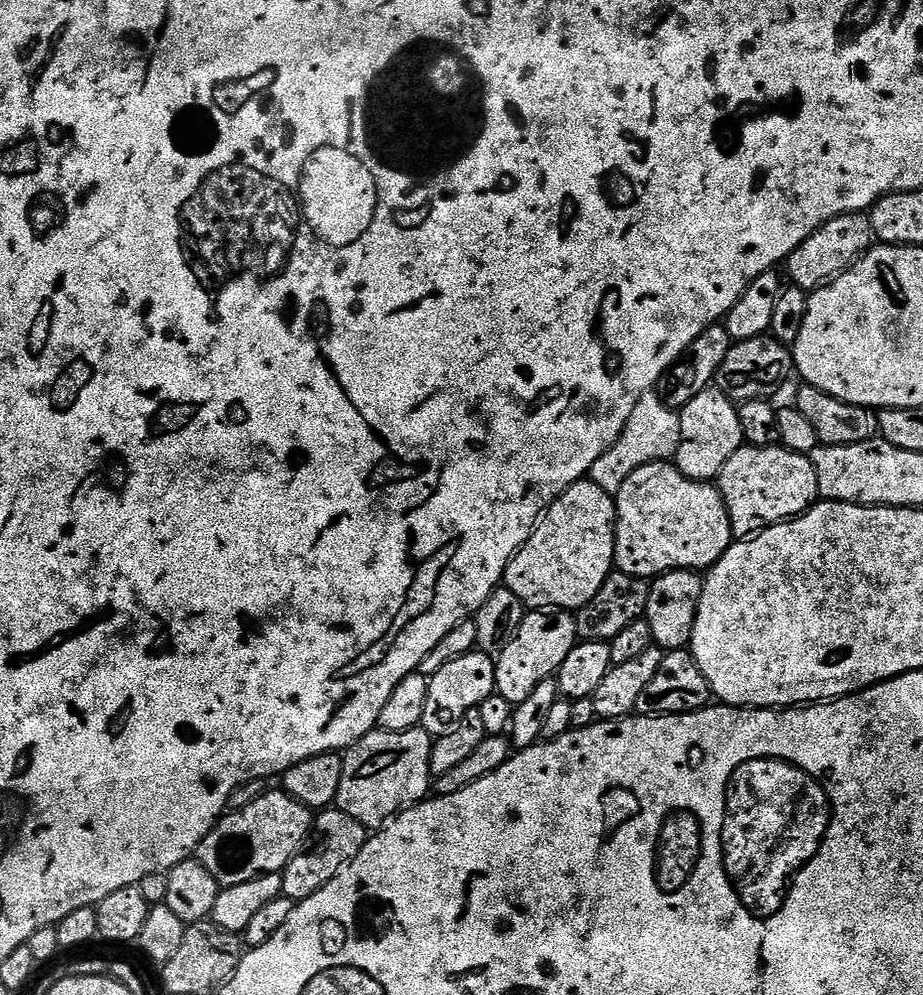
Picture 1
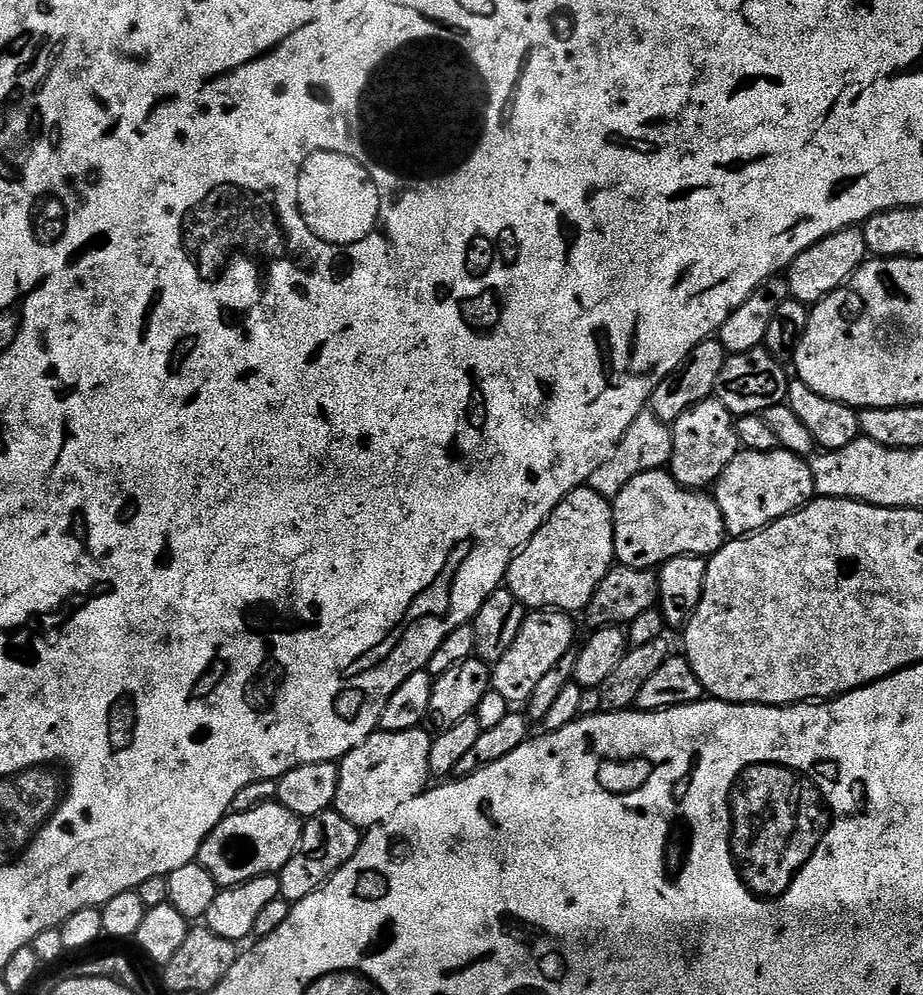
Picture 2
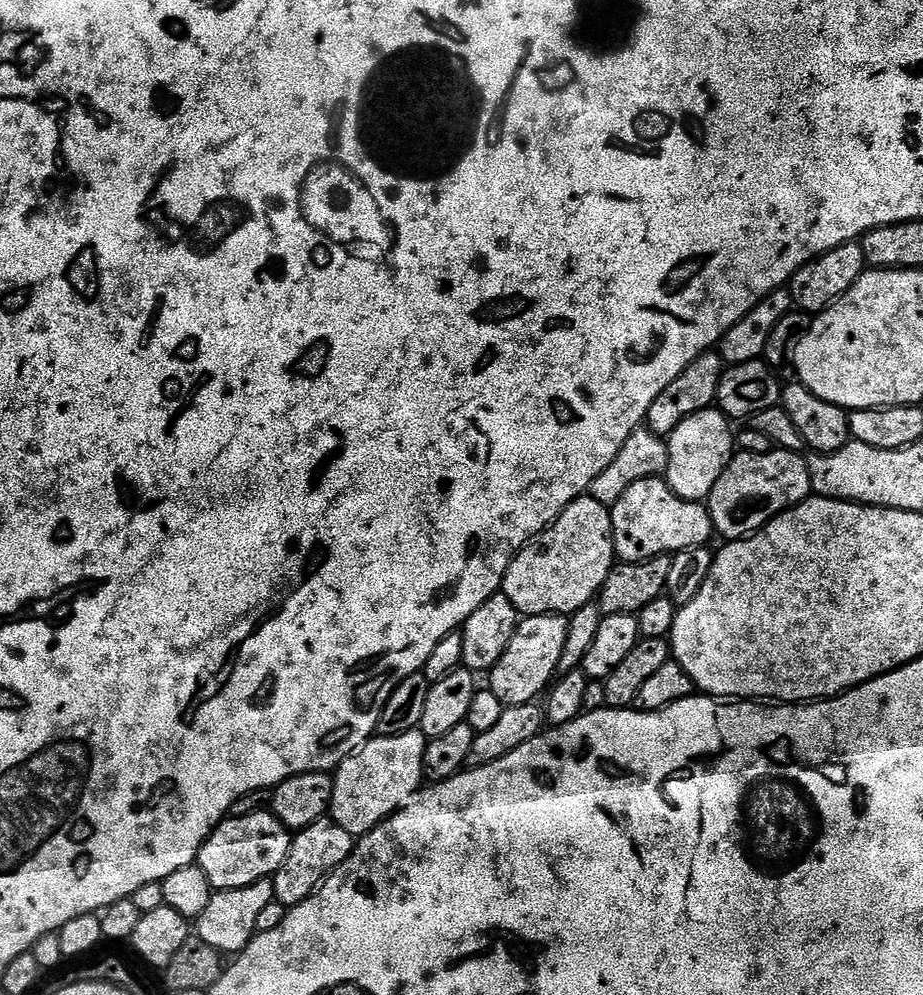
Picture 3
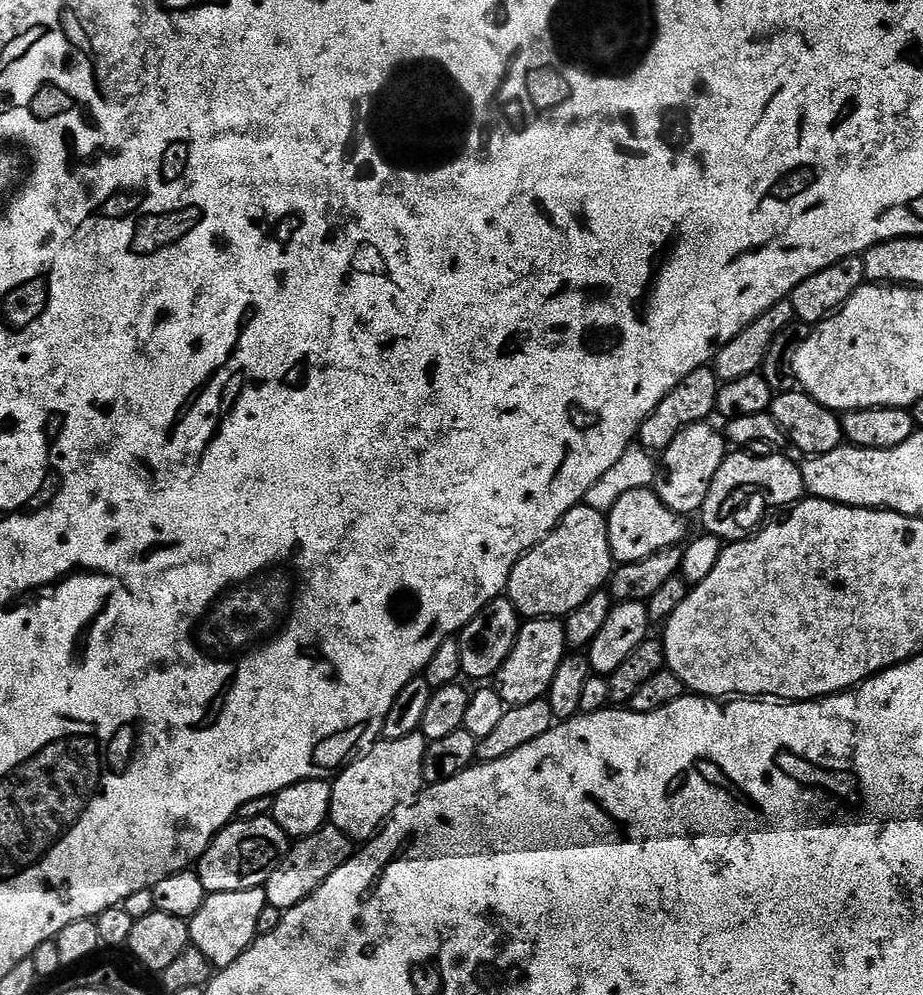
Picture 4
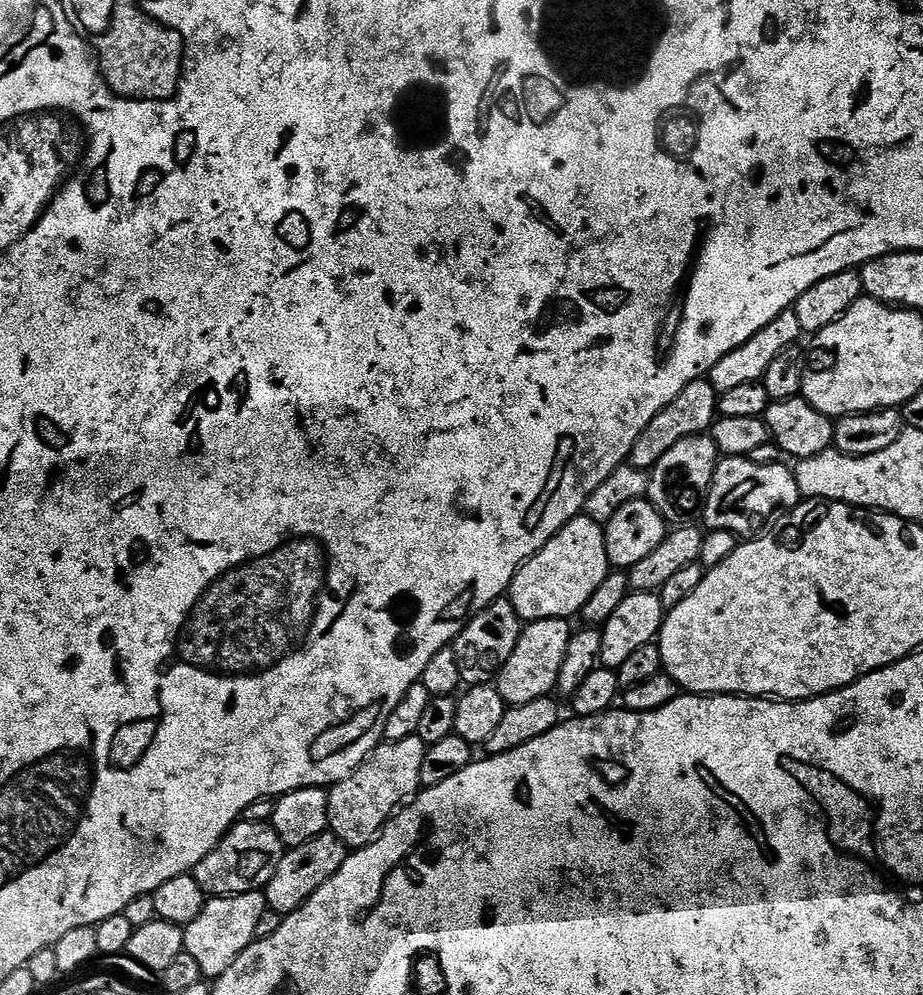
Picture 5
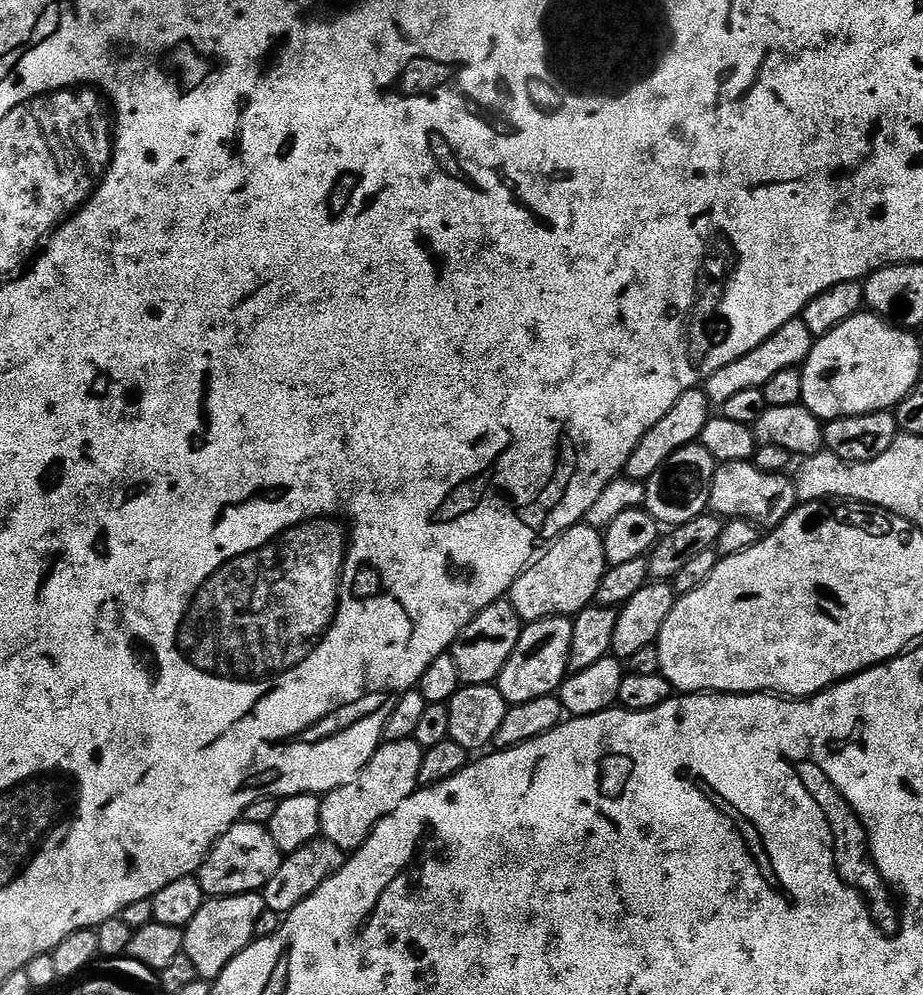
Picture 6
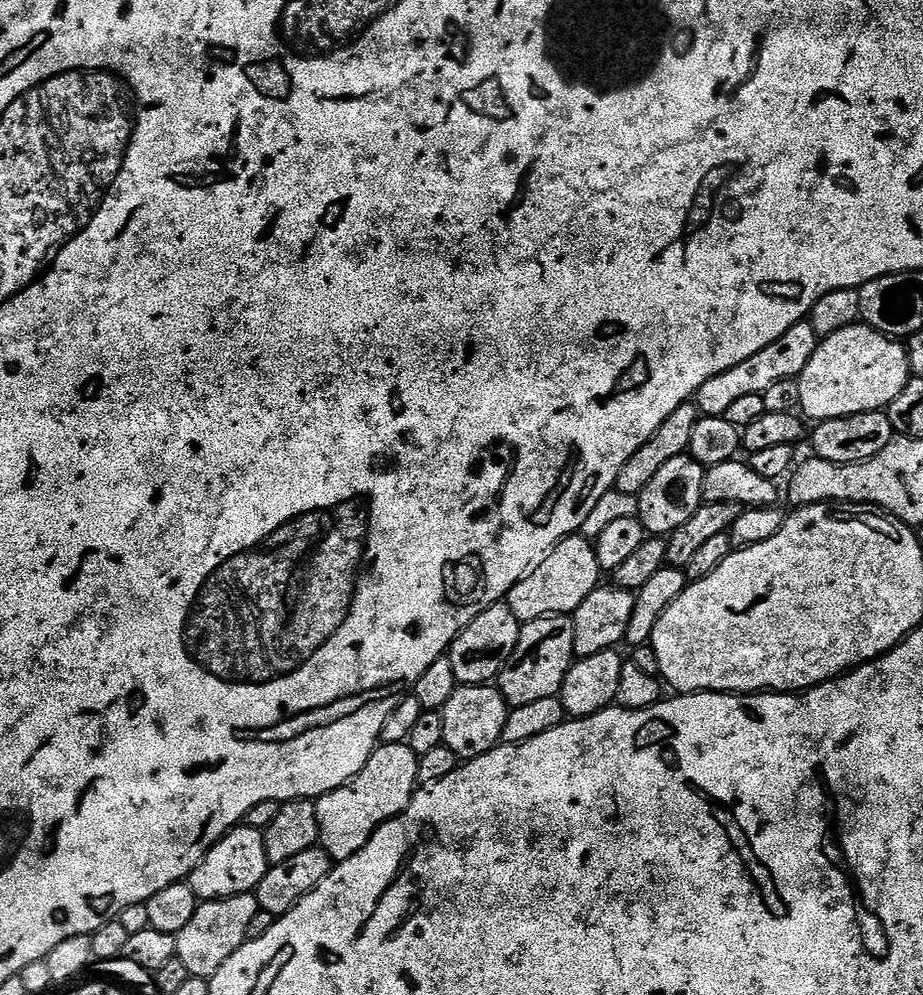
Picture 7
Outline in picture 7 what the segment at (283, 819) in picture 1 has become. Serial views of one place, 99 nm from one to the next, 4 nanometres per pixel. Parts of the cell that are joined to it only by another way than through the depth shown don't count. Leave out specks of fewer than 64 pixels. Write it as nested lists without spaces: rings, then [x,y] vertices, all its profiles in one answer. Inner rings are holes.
[[[237,826],[227,832],[219,842],[203,856],[192,871],[190,883],[197,901],[221,900],[231,896],[255,893],[256,887],[268,872],[264,833],[259,828]]]

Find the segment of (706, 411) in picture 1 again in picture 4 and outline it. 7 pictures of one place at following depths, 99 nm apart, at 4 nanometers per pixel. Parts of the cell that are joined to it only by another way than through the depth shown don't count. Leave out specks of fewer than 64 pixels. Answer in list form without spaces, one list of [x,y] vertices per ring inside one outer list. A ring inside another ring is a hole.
[[[711,423],[691,424],[686,426],[670,442],[670,446],[662,453],[662,468],[668,471],[668,477],[661,479],[655,485],[655,492],[670,510],[674,510],[685,518],[691,517],[691,512],[699,513],[706,502],[706,494],[710,490],[710,482],[714,474],[718,474],[718,466],[722,466],[724,457],[729,455],[730,445],[721,429],[711,428]]]

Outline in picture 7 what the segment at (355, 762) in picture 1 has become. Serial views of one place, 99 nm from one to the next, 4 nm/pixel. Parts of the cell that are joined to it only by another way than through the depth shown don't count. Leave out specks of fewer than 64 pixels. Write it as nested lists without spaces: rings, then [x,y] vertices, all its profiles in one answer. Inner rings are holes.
[[[407,742],[403,744],[380,744],[372,757],[362,766],[362,770],[354,777],[349,784],[344,784],[338,790],[327,792],[315,801],[316,813],[318,814],[318,830],[320,831],[319,847],[325,848],[330,853],[333,861],[339,862],[349,860],[370,838],[376,829],[387,820],[401,816],[406,810],[406,806],[412,801],[412,793],[418,787],[418,762],[420,757],[410,750]]]

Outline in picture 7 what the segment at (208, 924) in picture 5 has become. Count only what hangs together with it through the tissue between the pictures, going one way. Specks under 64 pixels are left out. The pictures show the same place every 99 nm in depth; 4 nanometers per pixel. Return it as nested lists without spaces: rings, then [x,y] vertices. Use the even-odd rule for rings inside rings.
[[[253,893],[231,896],[221,900],[205,900],[197,907],[194,918],[190,918],[186,930],[175,936],[176,955],[186,966],[189,976],[210,978],[226,962],[226,958],[240,949],[249,940],[248,931],[254,914],[260,911],[260,903]]]

